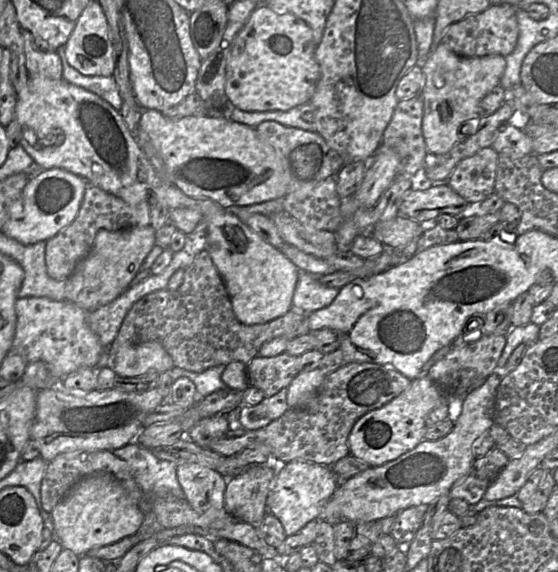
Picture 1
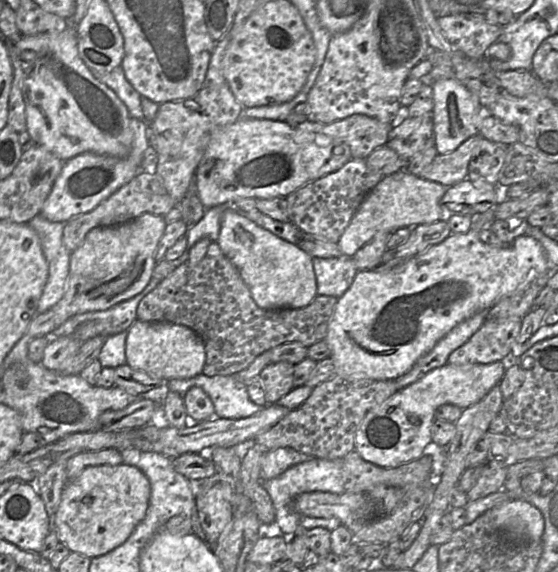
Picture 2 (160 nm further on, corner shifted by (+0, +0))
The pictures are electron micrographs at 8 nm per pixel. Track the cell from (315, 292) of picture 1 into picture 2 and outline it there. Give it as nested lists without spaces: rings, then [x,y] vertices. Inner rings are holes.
[[[351,257],[313,258],[317,295],[340,298],[351,286],[358,272]]]

